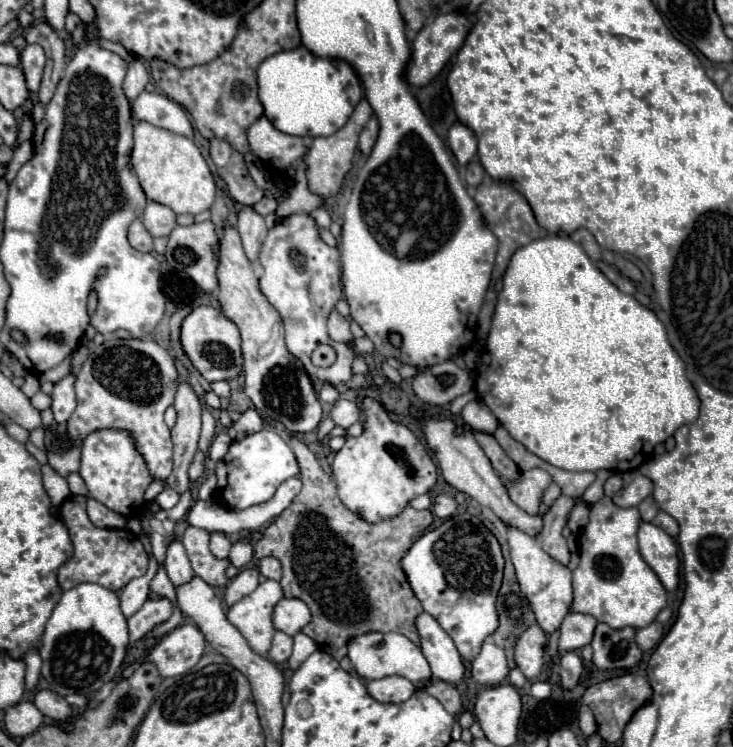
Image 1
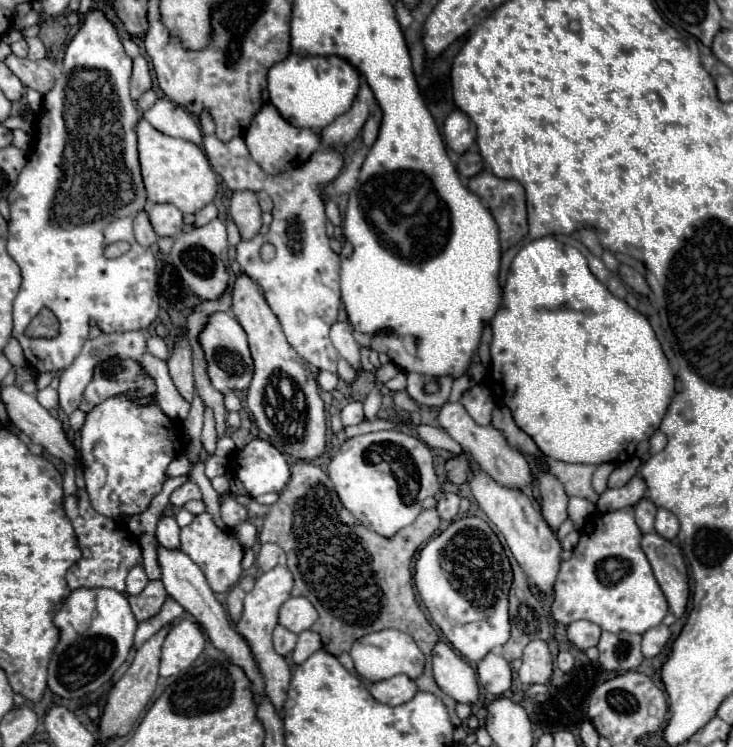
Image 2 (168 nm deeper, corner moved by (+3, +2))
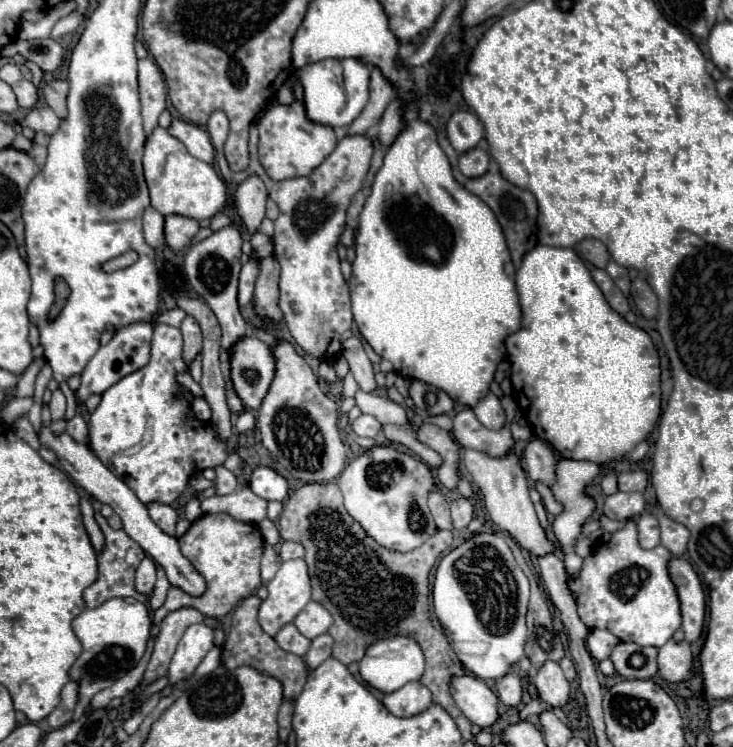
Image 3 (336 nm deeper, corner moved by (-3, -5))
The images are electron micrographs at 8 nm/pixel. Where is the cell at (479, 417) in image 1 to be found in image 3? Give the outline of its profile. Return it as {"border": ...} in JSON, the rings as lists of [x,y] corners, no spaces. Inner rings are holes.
{"border":[[[493,393],[481,399],[477,407],[473,407],[473,413],[487,429],[501,429],[505,425],[505,411],[501,407],[501,401]]]}

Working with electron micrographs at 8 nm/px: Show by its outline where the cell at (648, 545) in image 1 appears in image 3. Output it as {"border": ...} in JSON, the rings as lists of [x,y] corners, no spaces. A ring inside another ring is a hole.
{"border":[[[671,559],[669,563],[671,579],[677,585],[679,601],[681,601],[681,615],[683,615],[683,633],[685,641],[693,643],[703,633],[705,623],[705,593],[703,585],[693,571],[693,567],[685,559]]]}

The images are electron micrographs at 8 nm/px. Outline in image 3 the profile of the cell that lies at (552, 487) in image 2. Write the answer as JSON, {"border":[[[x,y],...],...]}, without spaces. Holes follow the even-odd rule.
{"border":[[[531,439],[523,449],[525,471],[533,481],[553,485],[555,481],[555,455],[551,447],[541,439]]]}

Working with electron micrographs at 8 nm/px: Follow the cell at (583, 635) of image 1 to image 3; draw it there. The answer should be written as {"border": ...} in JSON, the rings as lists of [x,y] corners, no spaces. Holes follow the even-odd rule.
{"border":[[[591,629],[587,635],[587,651],[591,653],[591,657],[595,661],[607,659],[617,643],[619,643],[617,637],[609,631],[603,631],[603,629]]]}

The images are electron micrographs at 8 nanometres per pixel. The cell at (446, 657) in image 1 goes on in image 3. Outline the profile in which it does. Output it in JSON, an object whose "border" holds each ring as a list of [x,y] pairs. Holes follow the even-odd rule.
{"border":[[[473,675],[455,677],[451,681],[451,695],[457,707],[463,711],[463,715],[481,729],[491,727],[499,719],[497,695],[485,685],[485,681],[477,677]]]}

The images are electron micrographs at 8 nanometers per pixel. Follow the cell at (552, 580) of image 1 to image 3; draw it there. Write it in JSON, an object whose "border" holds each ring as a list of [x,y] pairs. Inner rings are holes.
{"border":[[[467,449],[463,453],[463,465],[469,471],[469,475],[473,477],[473,481],[479,485],[479,489],[483,493],[485,507],[487,507],[493,523],[499,529],[505,529],[509,535],[513,535],[517,539],[517,543],[521,547],[525,547],[529,553],[533,553],[533,555],[553,553],[555,545],[547,539],[545,531],[539,525],[537,513],[535,513],[533,503],[529,499],[527,477],[525,477],[525,471],[521,467],[521,459],[517,457],[515,451],[509,451],[503,457],[489,457],[489,455],[481,453],[481,451]]]}

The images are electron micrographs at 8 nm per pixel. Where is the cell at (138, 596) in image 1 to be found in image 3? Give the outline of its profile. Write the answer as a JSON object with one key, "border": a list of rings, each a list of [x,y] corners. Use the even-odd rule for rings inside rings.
{"border":[[[145,557],[141,561],[141,565],[137,567],[137,575],[135,575],[135,587],[139,593],[149,595],[153,591],[155,585],[155,563],[151,557]]]}

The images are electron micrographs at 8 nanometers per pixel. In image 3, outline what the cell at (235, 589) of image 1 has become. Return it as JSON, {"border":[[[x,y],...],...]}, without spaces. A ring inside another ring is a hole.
{"border":[[[251,595],[247,599],[243,599],[239,603],[239,607],[233,611],[233,621],[231,621],[231,631],[227,635],[227,641],[223,645],[223,665],[227,669],[237,669],[241,665],[249,665],[249,667],[255,667],[257,671],[261,673],[267,673],[267,675],[273,675],[277,677],[281,683],[283,683],[283,693],[285,693],[285,699],[289,701],[295,701],[299,695],[301,695],[301,689],[307,681],[307,665],[301,657],[293,655],[293,653],[285,653],[273,637],[269,637],[259,621],[257,621],[257,611],[259,611],[259,605],[261,605],[261,599],[257,595]]]}

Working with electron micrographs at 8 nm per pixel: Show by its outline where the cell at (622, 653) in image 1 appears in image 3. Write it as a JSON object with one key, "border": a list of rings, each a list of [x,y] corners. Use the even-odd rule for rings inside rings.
{"border":[[[619,643],[611,661],[621,677],[627,679],[651,679],[657,673],[657,649],[641,647],[635,643]]]}

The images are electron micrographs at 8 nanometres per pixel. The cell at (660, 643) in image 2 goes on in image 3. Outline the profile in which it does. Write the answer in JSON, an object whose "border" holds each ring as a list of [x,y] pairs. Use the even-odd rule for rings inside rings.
{"border":[[[667,641],[659,649],[659,675],[669,683],[681,683],[693,679],[693,653],[687,641]]]}

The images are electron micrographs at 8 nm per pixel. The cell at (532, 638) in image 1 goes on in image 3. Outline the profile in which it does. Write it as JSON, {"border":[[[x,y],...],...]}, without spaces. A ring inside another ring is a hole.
{"border":[[[547,661],[535,675],[535,685],[539,691],[539,697],[551,705],[551,707],[565,707],[569,701],[571,685],[565,679],[559,663]]]}

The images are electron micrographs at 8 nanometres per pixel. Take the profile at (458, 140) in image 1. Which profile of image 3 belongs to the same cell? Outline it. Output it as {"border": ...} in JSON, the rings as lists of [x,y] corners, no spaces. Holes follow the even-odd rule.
{"border":[[[455,111],[447,123],[447,137],[457,153],[465,153],[483,137],[483,125],[473,111]]]}

